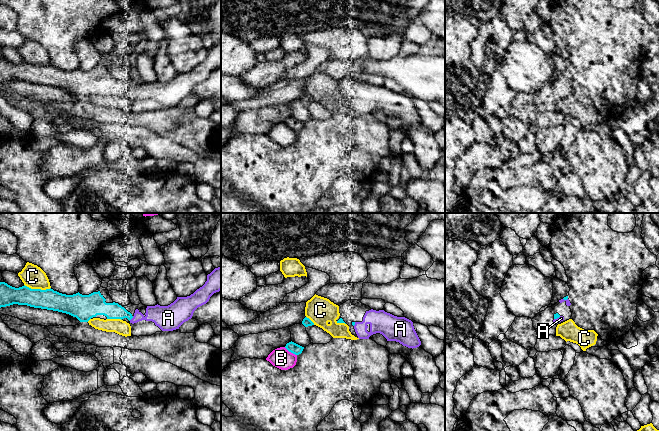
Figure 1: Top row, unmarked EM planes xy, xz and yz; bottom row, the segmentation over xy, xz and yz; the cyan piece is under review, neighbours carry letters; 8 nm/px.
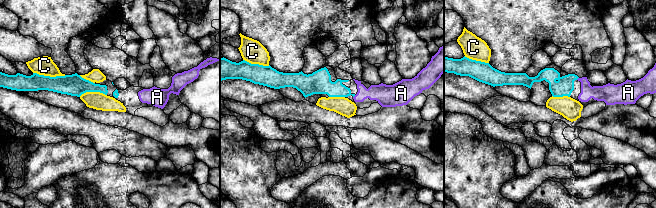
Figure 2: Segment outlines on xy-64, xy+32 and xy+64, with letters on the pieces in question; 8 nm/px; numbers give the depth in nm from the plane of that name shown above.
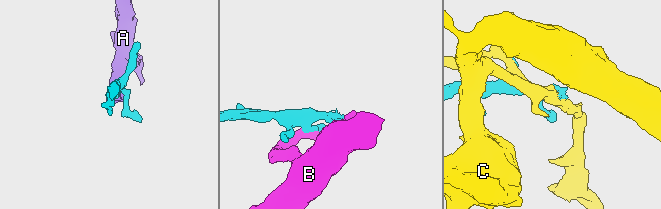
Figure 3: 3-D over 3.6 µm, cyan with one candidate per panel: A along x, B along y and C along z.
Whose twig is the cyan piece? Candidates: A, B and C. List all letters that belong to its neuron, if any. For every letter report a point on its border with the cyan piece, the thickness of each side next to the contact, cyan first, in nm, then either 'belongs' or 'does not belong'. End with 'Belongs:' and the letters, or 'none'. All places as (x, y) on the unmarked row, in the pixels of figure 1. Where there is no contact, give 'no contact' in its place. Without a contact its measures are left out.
A: xy (131, 94) | 130/170 nm | belongs
B: xz (290, 127) | 90/160 nm | does not belong
C: xy (37, 65) | 160/180 nm | does not belong
Belongs: A

